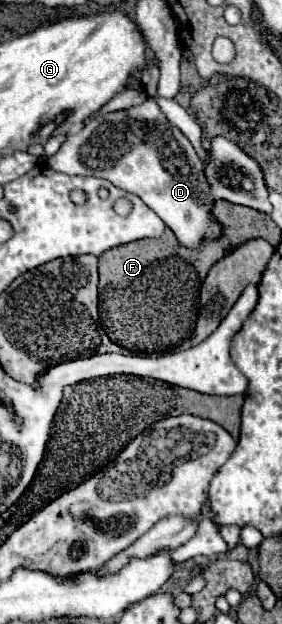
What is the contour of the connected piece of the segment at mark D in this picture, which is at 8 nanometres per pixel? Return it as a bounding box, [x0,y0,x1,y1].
[47,99,221,249]

